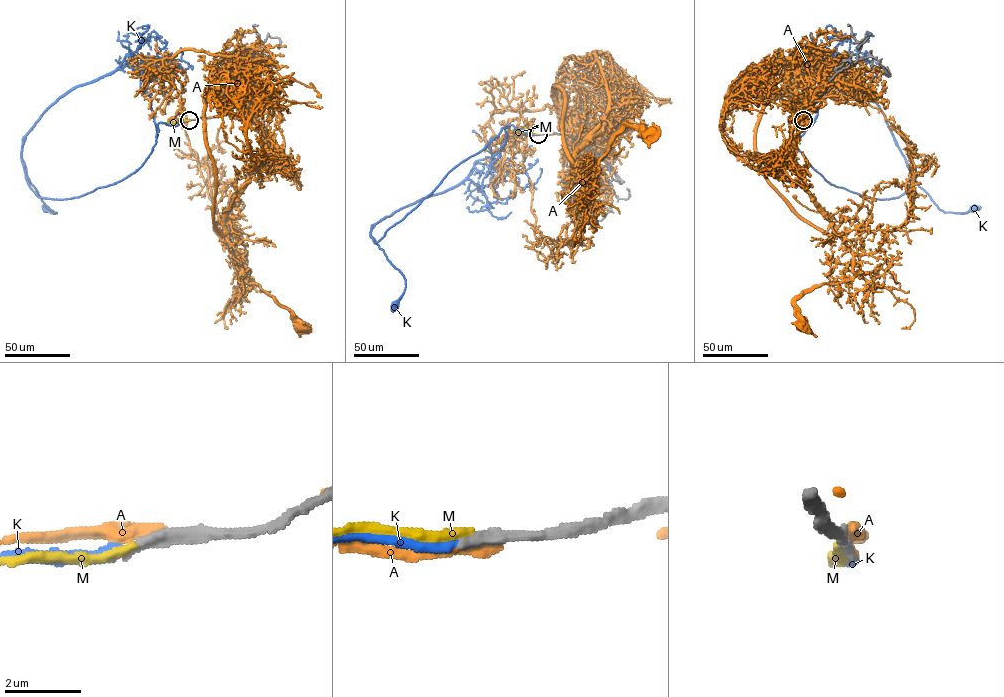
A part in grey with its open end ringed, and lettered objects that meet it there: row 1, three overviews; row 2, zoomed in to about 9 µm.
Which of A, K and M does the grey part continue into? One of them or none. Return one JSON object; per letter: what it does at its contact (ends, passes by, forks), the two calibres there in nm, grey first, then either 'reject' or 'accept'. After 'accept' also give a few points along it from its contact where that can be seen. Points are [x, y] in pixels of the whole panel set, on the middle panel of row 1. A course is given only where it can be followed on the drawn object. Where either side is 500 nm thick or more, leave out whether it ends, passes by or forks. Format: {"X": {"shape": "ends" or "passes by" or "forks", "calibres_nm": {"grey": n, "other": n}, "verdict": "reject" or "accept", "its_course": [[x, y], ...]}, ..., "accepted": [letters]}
{"A": {"calibres_nm": {"grey": 360, "other": 500}, "verdict": "reject"}, "K": {"shape": "ends", "calibres_nm": {"grey": 300, "other": 280}, "verdict": "accept", "its_course": [[538, 134], [512, 125], [502, 128], [377, 242], [372, 238], [405, 279], [395, 303]]}, "M": {"shape": "ends", "calibres_nm": {"grey": 340, "other": 240}, "verdict": "reject"}, "accepted": ["K"]}

